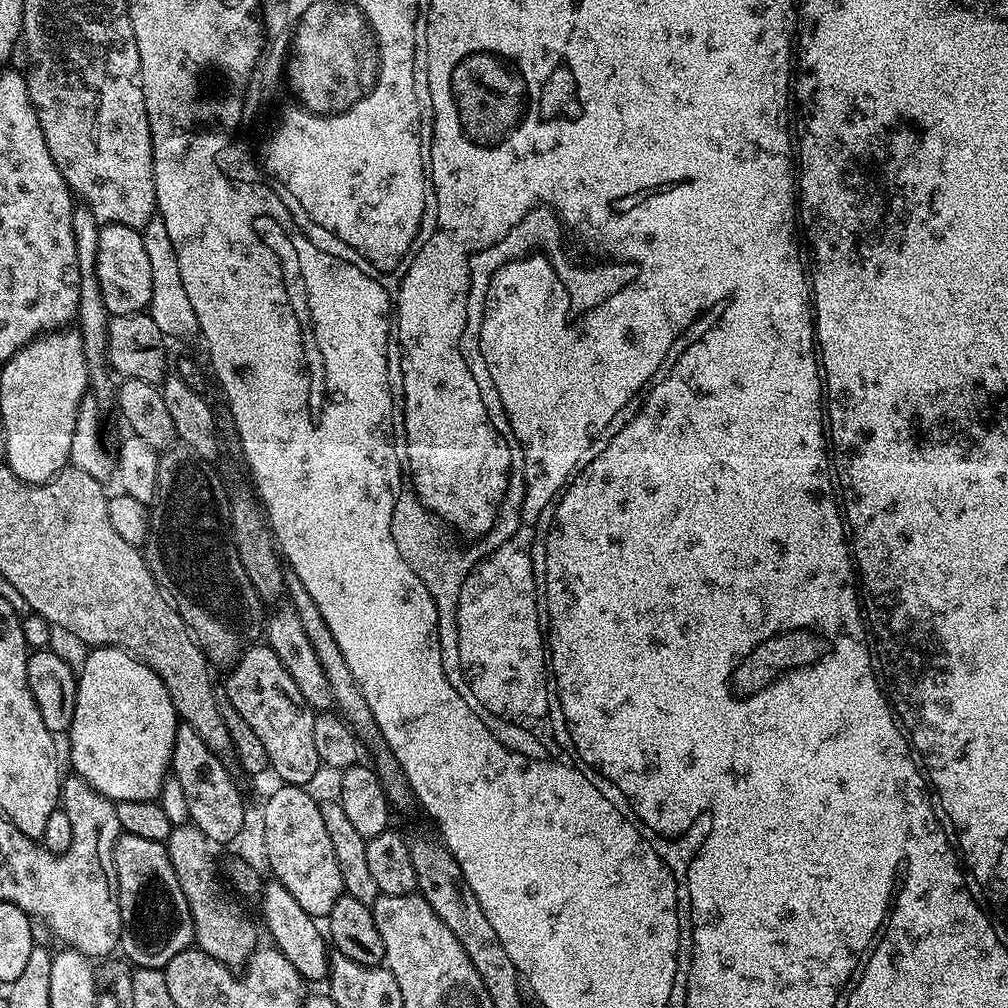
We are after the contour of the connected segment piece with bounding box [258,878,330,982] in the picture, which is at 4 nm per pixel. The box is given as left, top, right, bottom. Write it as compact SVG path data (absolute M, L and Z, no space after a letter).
M274 878L269 879L269 884L267 881L261 887L258 903L260 903L260 916L264 919L269 934L272 935L271 943L289 960L290 966L298 970L298 974L305 982L327 981L330 944L321 925L320 928L316 925L319 923L314 917L306 914L306 910L302 910L302 906L298 906L298 901L290 895L290 890L286 890L286 886L282 886L282 882Z

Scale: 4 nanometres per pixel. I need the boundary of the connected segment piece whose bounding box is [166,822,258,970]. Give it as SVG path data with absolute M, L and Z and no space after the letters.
M184 822L181 828L180 825L173 827L166 847L170 854L170 866L174 866L174 874L178 874L178 886L182 886L182 894L186 894L186 902L190 906L196 935L195 947L227 968L243 969L258 947L256 928L244 913L233 889L216 877L216 860L212 857L210 842L195 824Z

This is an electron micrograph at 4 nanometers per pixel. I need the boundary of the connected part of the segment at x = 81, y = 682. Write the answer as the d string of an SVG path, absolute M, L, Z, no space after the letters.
M93 647L92 652L84 660L84 665L78 668L76 678L76 701L74 702L74 722L68 727L66 739L68 739L68 752L72 755L71 768L77 775L83 777L88 784L94 786L96 790L102 793L107 800L119 802L122 800L156 800L159 792L164 788L164 779L169 779L170 765L172 763L172 751L174 750L174 738L178 727L178 717L176 715L176 707L170 698L170 694L166 690L166 686L162 682L162 678L158 678L158 674L154 674L154 670L150 670L150 666L146 666L136 657L131 656L122 648L98 648Z

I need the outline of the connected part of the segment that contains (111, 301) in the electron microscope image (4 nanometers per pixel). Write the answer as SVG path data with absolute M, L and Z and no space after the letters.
M105 224L98 234L96 258L98 290L106 302L109 317L143 312L151 302L151 270L149 257L139 228L121 224Z

